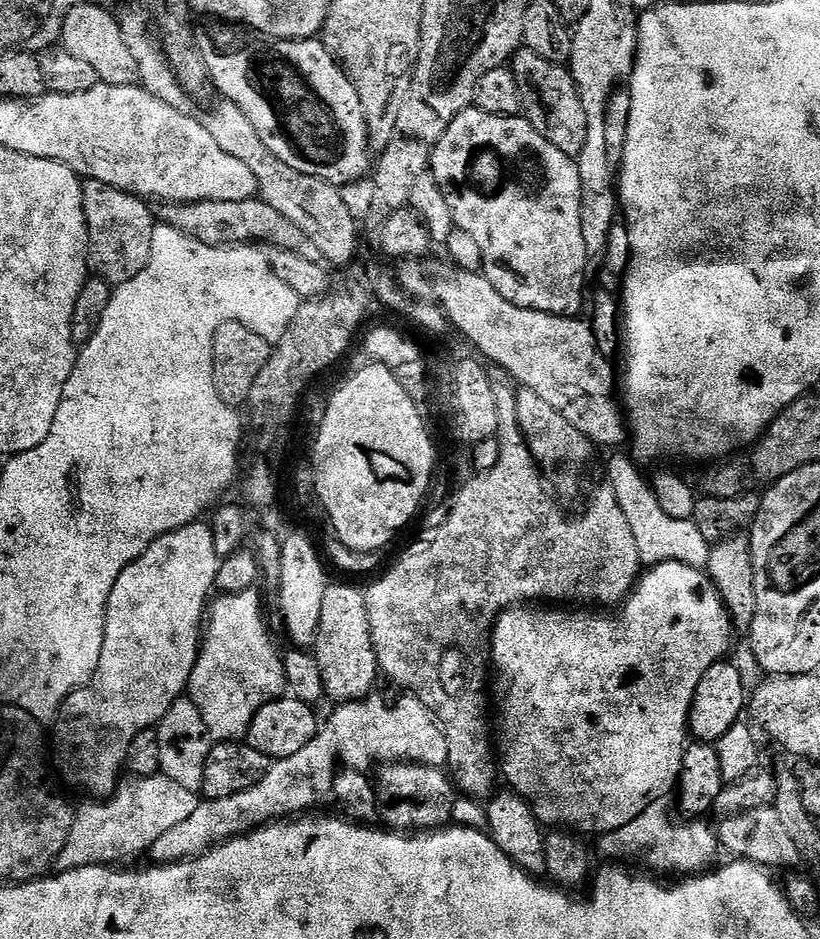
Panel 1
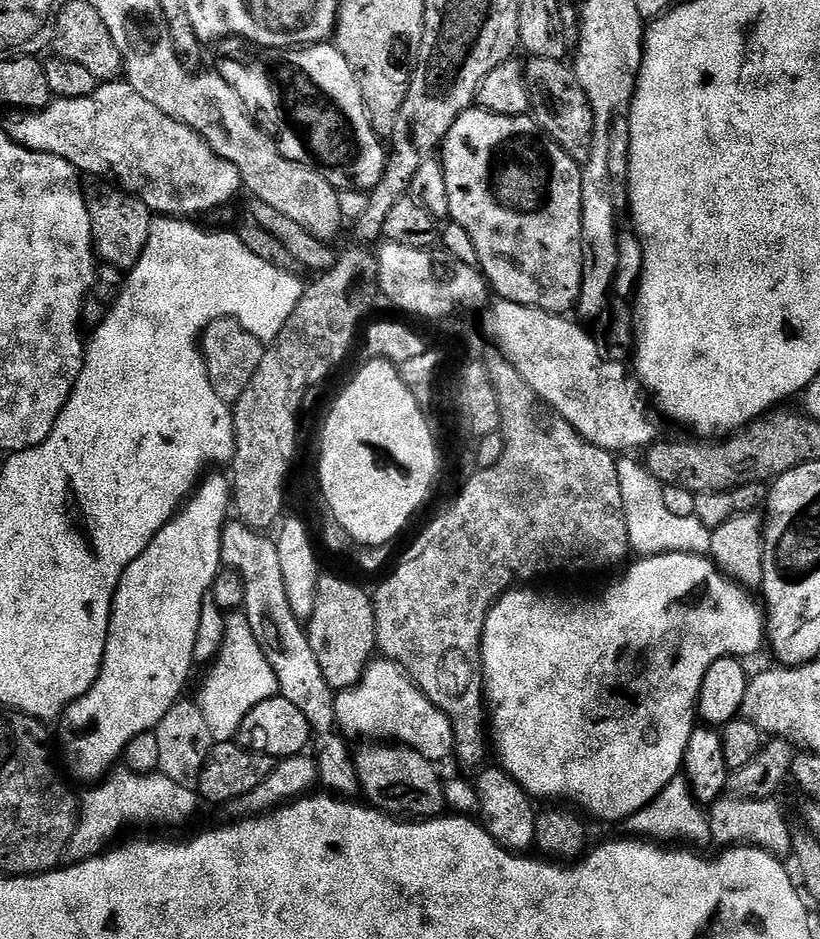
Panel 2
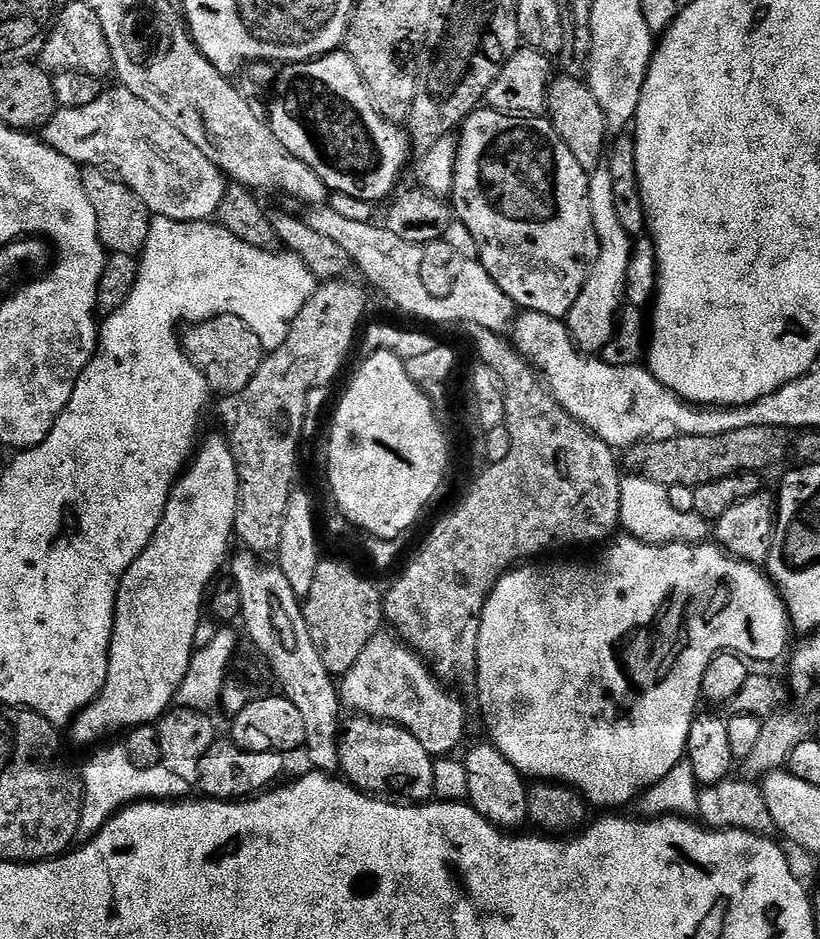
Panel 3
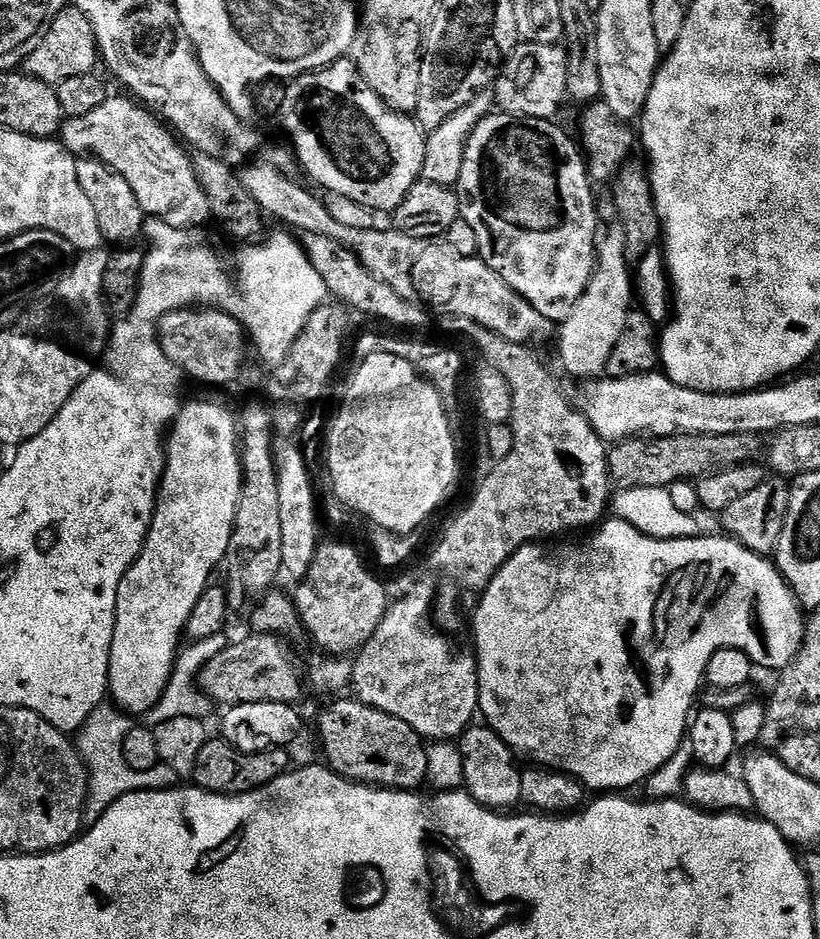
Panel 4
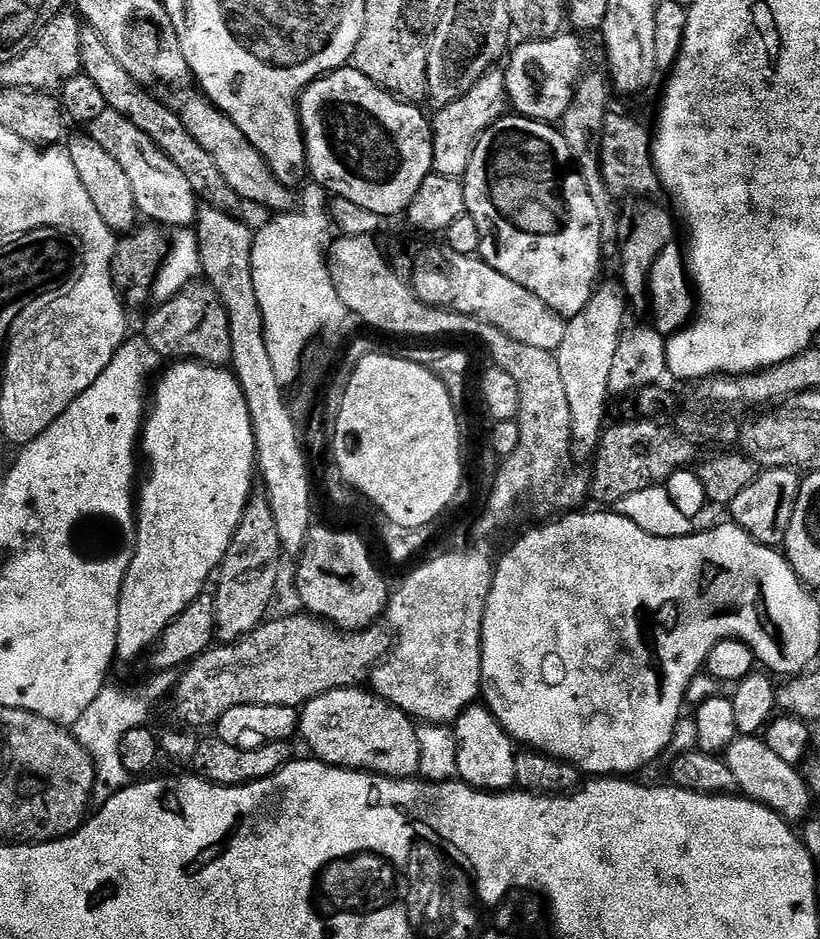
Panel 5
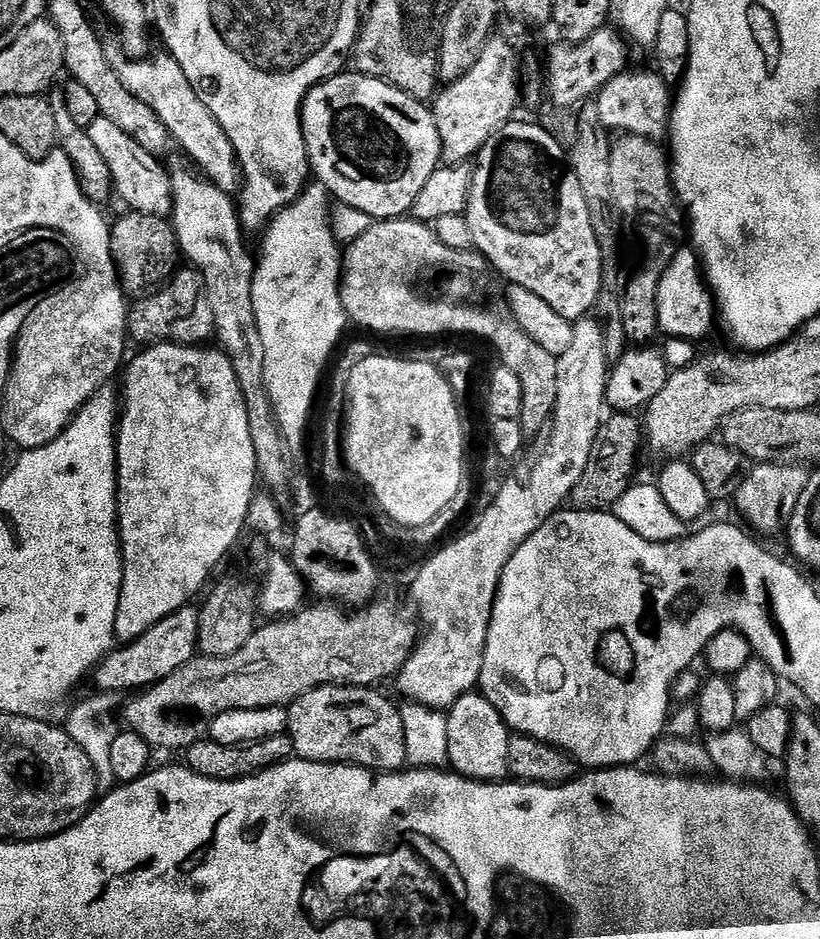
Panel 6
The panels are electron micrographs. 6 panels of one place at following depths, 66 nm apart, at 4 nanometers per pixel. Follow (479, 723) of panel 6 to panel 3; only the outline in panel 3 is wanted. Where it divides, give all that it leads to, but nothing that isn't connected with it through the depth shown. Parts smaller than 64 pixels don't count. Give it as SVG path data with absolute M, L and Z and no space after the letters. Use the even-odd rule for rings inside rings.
M476 744L462 756L466 774L470 778L467 801L486 822L501 830L520 830L528 819L528 784L520 771L512 765L507 752L498 750L495 744Z

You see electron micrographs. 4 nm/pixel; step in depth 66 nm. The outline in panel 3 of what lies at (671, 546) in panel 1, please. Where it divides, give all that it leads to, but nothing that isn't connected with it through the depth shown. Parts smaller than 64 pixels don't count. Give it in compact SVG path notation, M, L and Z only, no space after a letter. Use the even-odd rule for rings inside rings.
M628 474L621 479L622 502L620 503L620 528L627 535L641 540L644 544L702 544L709 539L710 524L696 512L683 512L670 502L668 489L658 482L650 482L645 476Z

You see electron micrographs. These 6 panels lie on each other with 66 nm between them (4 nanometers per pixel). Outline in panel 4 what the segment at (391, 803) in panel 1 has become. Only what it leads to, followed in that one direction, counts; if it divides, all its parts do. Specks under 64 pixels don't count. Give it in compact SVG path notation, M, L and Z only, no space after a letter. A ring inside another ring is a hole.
M336 698L332 705L320 716L320 744L324 747L323 759L333 772L357 784L370 784L378 788L390 788L394 792L414 792L427 781L425 741L402 718L394 718L394 714L386 714L374 706L366 706L361 700Z

